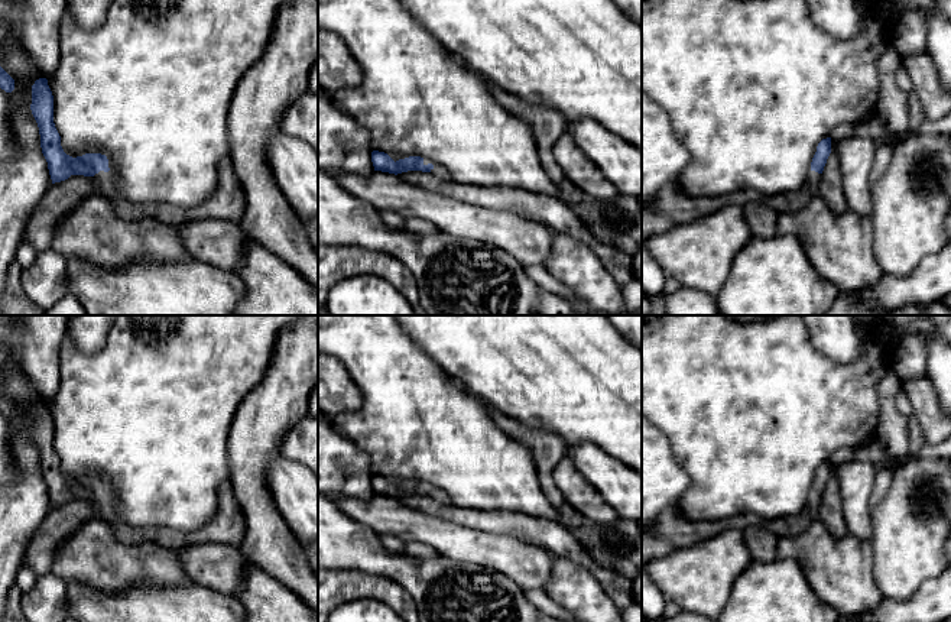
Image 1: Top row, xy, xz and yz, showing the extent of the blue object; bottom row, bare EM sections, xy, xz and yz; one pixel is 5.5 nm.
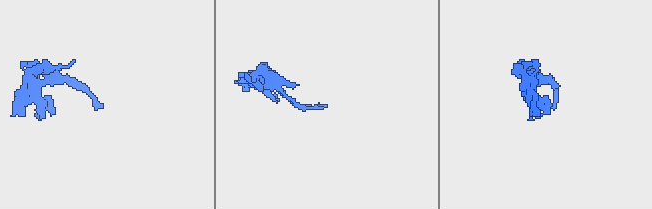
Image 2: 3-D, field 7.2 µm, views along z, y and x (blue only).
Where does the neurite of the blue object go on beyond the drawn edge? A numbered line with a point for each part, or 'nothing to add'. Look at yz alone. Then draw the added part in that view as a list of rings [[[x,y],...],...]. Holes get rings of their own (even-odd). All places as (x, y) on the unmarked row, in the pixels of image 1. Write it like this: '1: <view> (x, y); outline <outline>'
1: yz (792, 525); outline [[[809,495],[806,506],[802,512],[780,516],[770,522],[763,522],[769,527],[778,538],[798,537],[808,529],[808,527],[818,519],[822,498]]]

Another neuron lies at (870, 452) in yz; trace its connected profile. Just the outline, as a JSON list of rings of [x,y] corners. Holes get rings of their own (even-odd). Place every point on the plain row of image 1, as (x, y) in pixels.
[[[874,437],[859,447],[838,450],[831,457],[831,463],[843,464],[847,461],[859,460],[872,464],[874,470],[879,469],[880,466],[896,470],[898,467],[903,466],[911,457],[912,456],[906,456],[903,459],[889,457],[883,451],[877,437]]]

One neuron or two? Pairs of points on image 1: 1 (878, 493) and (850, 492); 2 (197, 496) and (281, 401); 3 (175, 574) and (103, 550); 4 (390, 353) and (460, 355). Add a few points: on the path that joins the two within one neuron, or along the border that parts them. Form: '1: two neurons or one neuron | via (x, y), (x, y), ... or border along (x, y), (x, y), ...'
1: two neurons | border along (876, 470), (870, 496), (870, 512)
2: two neurons | border along (231, 427), (227, 436), (229, 479)
3: one neuron | via (158, 564), (120, 563)
4: two neurons | border along (402, 331), (453, 376)

